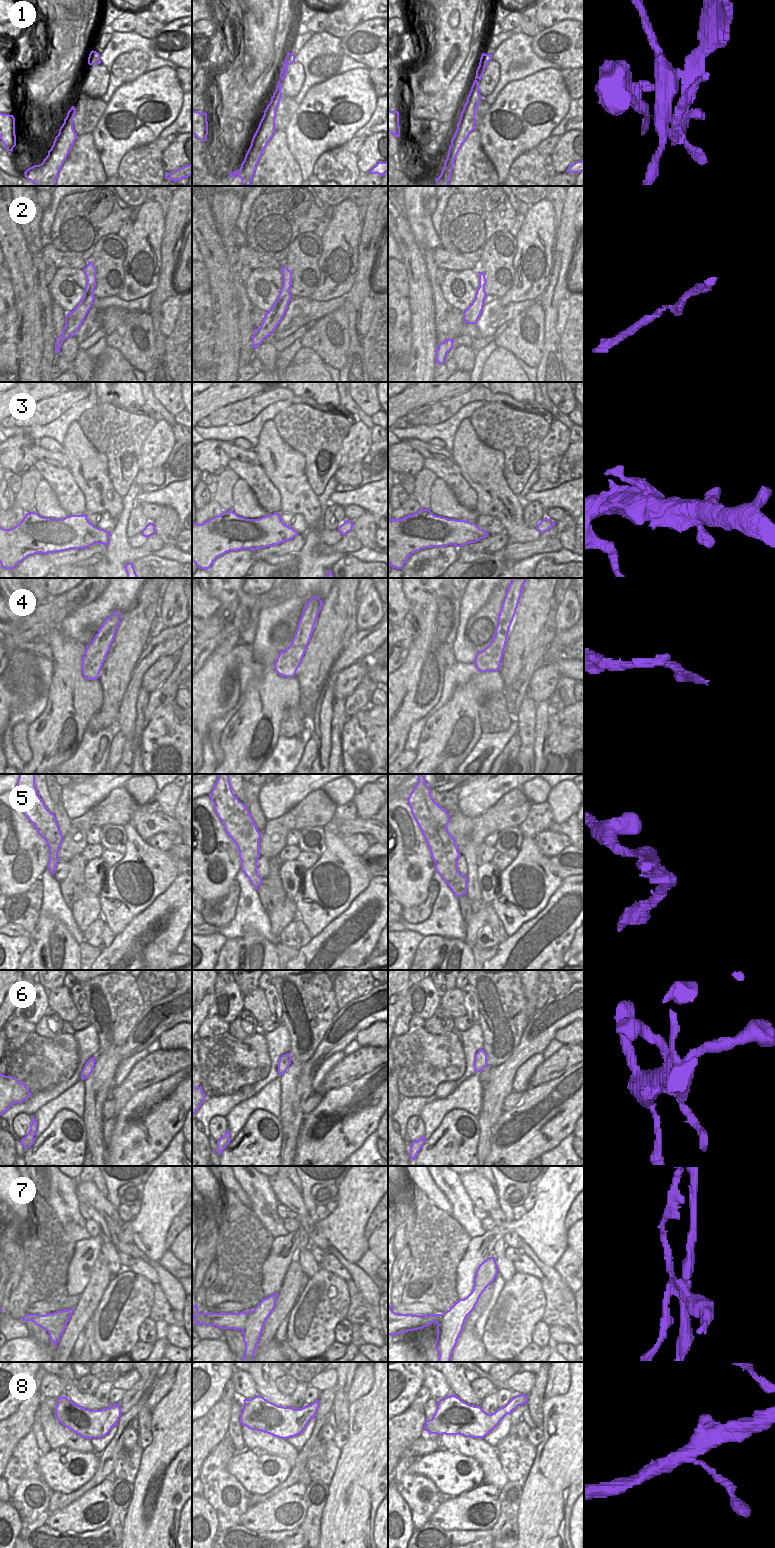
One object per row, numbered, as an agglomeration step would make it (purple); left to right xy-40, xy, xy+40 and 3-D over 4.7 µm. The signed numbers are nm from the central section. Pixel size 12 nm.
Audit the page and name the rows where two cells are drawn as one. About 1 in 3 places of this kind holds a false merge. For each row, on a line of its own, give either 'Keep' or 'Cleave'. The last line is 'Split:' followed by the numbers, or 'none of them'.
1: Cleave
2: Keep
3: Keep
4: Keep
5: Cleave
6: Keep
7: Cleave
8: Keep
Split: 1, 5, 7

